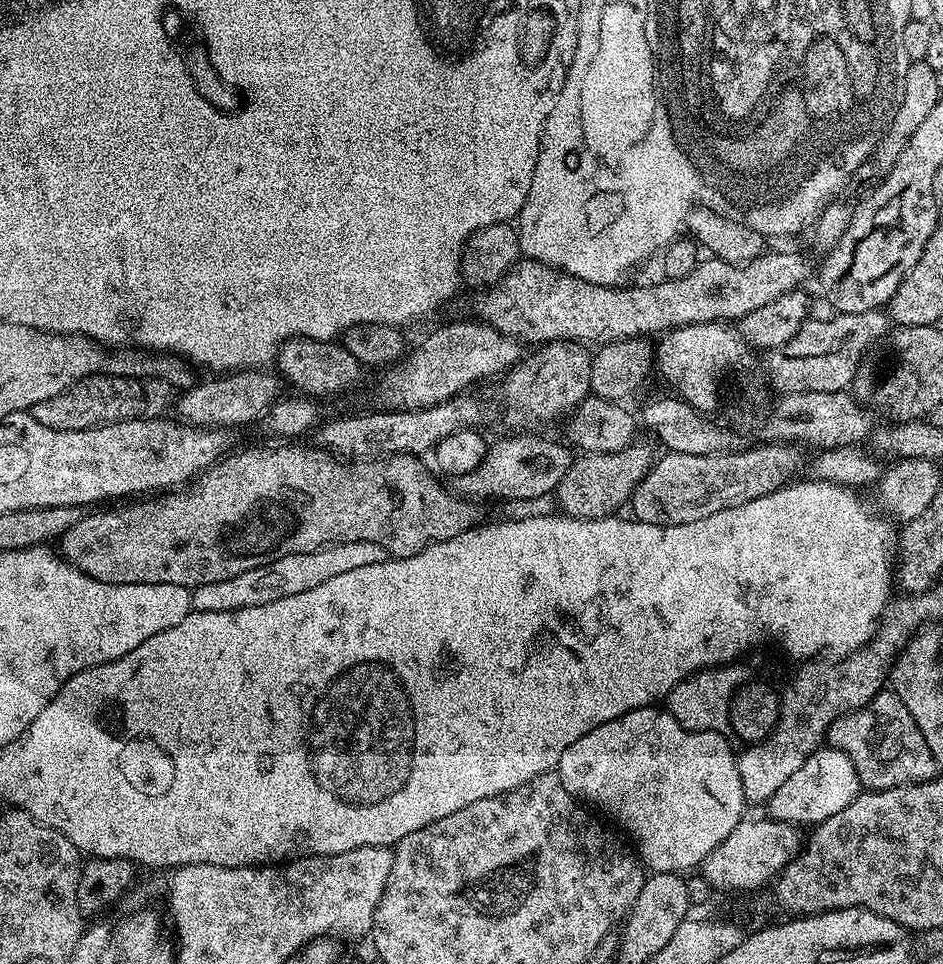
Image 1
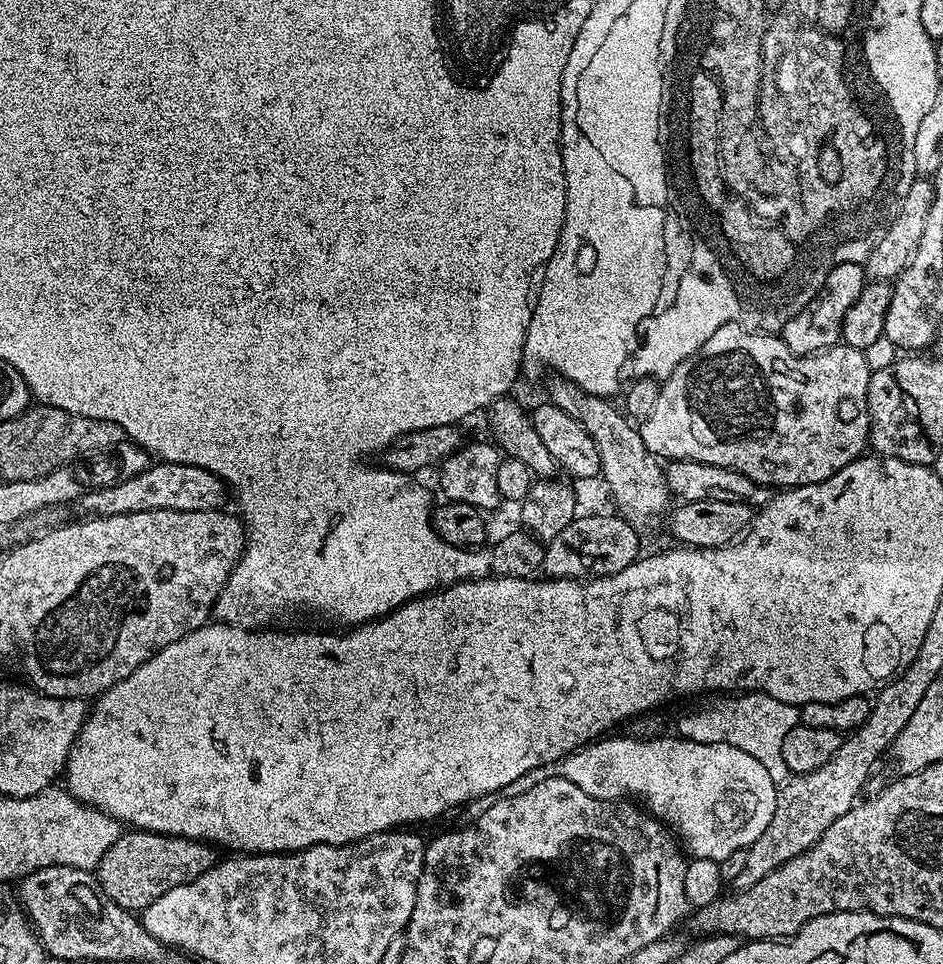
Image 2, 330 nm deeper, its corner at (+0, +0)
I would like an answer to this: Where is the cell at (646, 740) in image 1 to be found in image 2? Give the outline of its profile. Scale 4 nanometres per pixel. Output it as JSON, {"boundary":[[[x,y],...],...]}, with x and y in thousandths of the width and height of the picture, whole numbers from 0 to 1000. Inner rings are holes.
{"boundary":[[[718,761],[691,763],[688,768],[679,763],[648,763],[620,772],[599,784],[592,793],[593,804],[609,811],[613,820],[621,820],[621,824],[635,830],[669,828],[678,832],[697,851],[707,856],[719,868],[720,874],[731,885],[734,883],[733,887],[737,890],[753,890],[762,894],[778,886],[778,882],[793,881],[804,865],[817,857],[825,813],[818,809],[815,800],[799,783],[783,778],[780,774],[750,773],[749,770],[726,768]]]}

